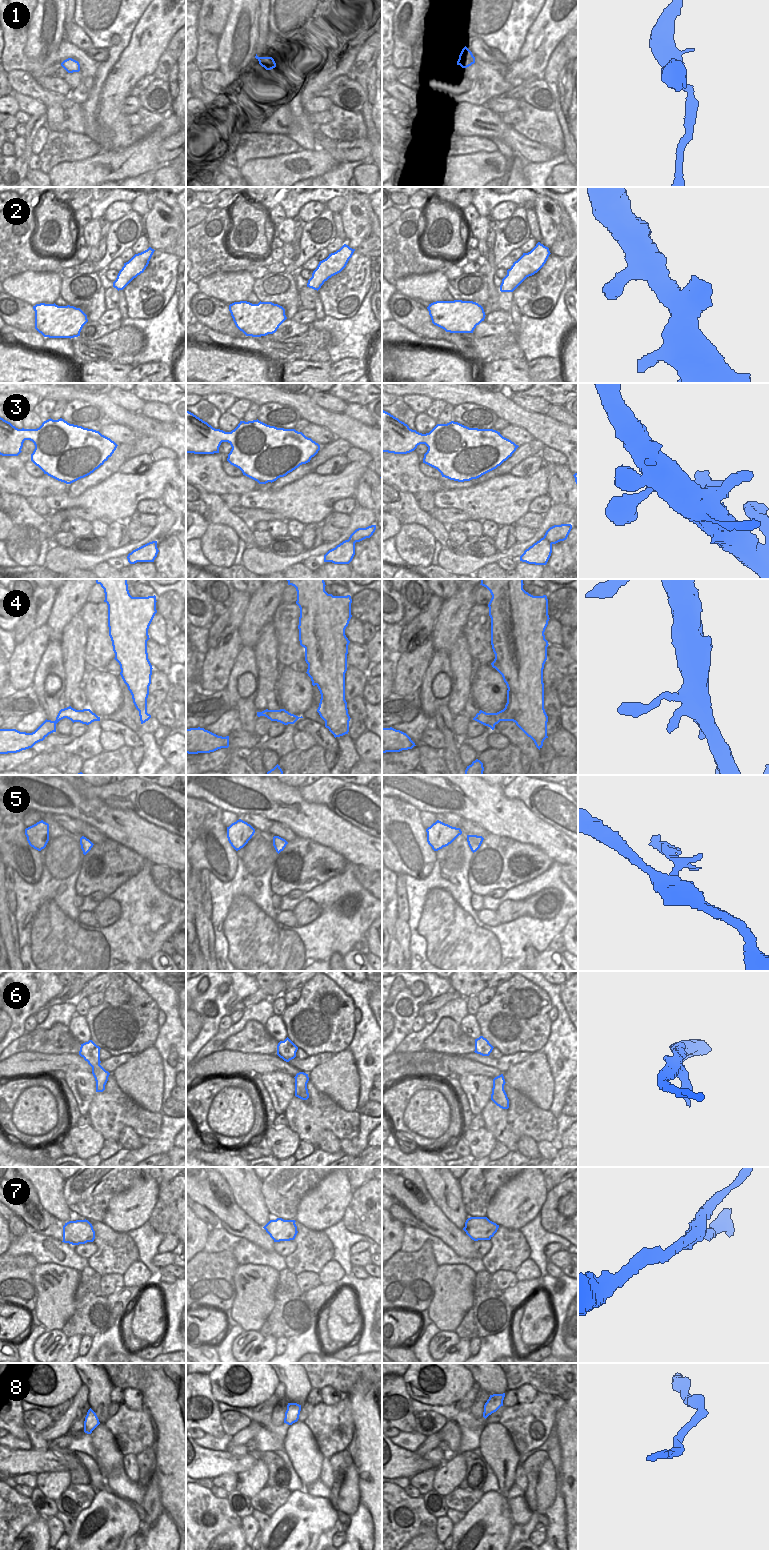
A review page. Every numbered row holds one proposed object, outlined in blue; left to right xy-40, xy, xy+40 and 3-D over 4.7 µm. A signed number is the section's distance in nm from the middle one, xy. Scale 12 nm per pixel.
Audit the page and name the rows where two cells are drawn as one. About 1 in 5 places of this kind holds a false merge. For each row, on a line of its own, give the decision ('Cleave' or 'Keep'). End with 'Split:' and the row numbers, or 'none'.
1: Keep
2: Keep
3: Keep
4: Keep
5: Keep
6: Keep
7: Keep
8: Keep
Split: none.

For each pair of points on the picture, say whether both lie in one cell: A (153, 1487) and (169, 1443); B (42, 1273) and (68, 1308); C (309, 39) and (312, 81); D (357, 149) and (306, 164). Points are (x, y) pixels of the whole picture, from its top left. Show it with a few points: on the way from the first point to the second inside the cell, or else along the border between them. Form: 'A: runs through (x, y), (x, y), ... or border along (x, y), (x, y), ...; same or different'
A: border along (155, 1473), (158, 1479), (161, 1500); different
B: runs through (46, 1282), (56, 1292), (56, 1296), (59, 1299); same
C: border along (325, 45), (318, 58), (308, 68), (302, 78); different
D: border along (316, 147), (325, 149), (339, 162); different

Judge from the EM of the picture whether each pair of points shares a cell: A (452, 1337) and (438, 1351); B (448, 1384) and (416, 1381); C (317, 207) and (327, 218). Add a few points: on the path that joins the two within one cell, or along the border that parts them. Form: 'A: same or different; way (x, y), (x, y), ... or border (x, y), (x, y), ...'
A: same; way (449, 1340), (441, 1348)
B: same; way (439, 1391), (426, 1396), (419, 1390)
C: different; border (326, 207), (306, 223)

